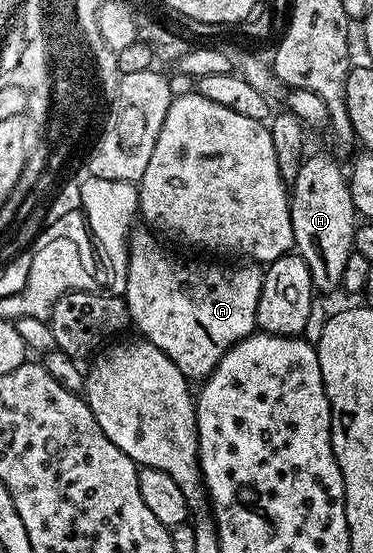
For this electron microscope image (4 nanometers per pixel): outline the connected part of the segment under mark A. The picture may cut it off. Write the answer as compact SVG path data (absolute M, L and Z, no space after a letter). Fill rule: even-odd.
M137 227L130 232L129 235L129 264L125 270L125 306L129 309L129 320L132 328L138 329L140 336L144 340L149 341L155 347L159 347L159 351L163 351L163 355L167 355L167 359L171 359L171 363L175 363L175 367L179 367L179 371L183 371L186 379L204 379L213 372L213 368L223 359L223 355L235 343L239 343L250 333L257 329L257 308L259 307L259 295L261 294L261 279L263 269L257 263L237 263L241 265L208 265L205 261L188 261L185 257L176 257L167 246L161 245L162 238L158 236L152 228Z

